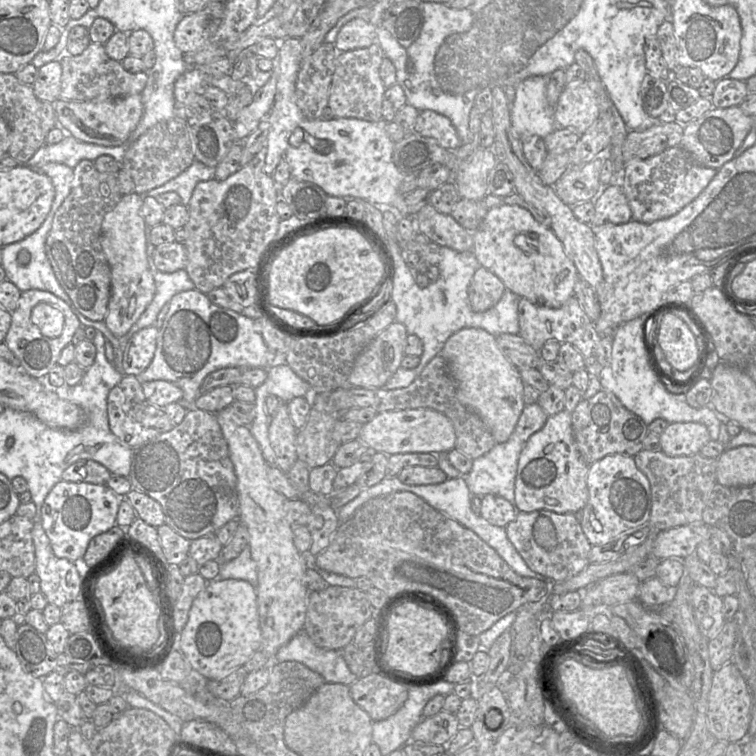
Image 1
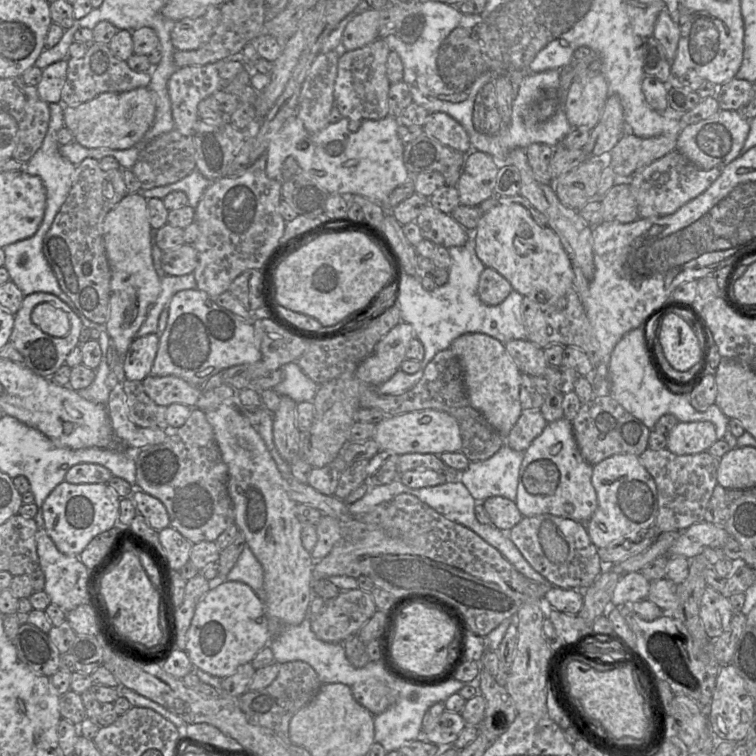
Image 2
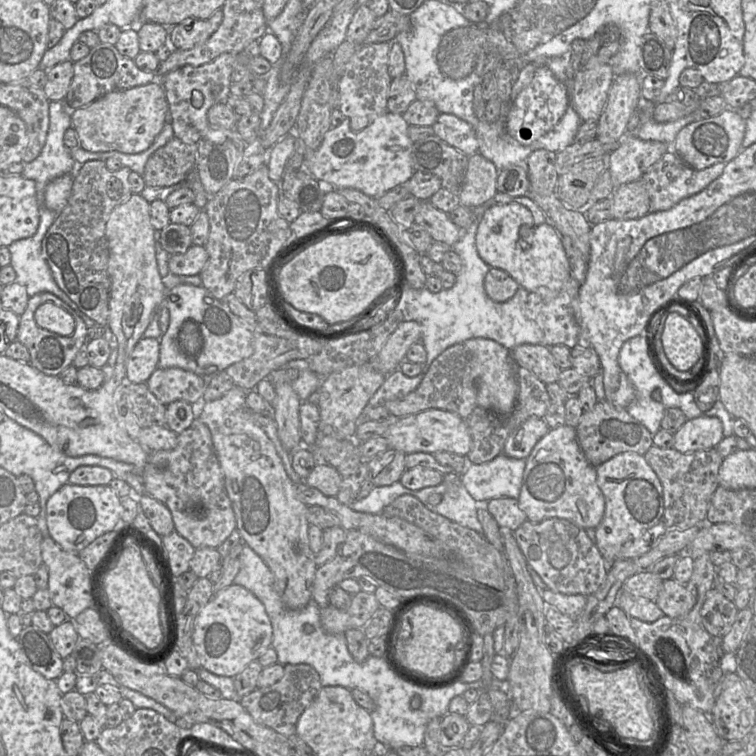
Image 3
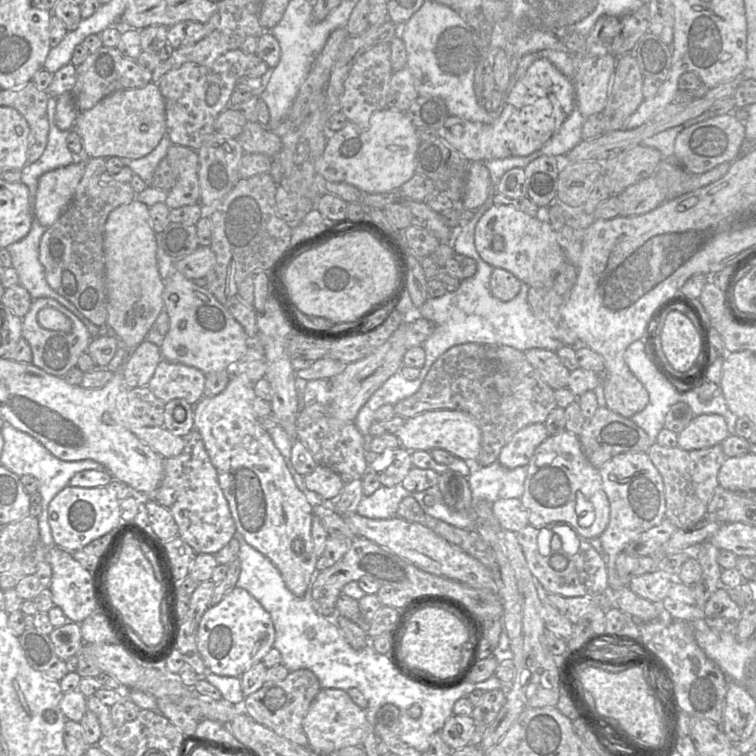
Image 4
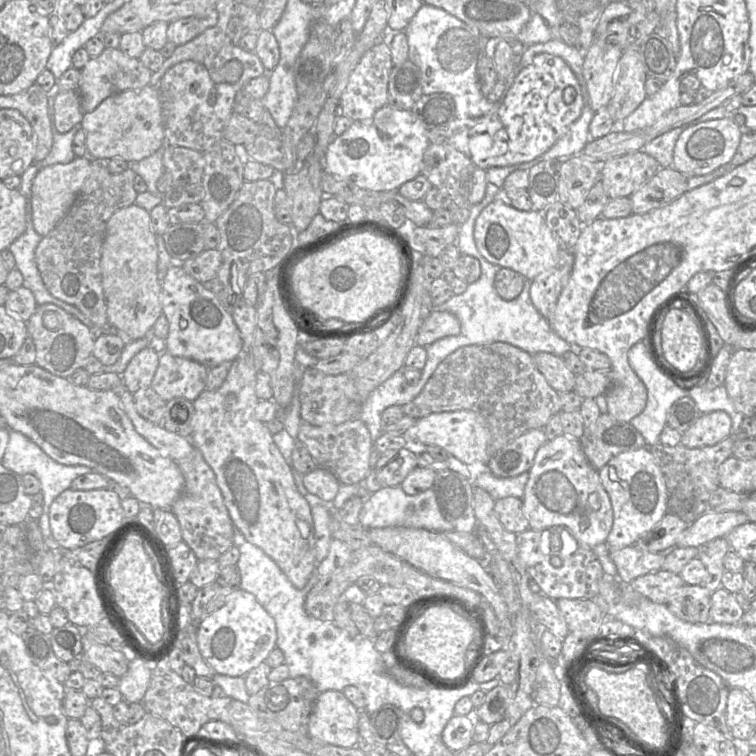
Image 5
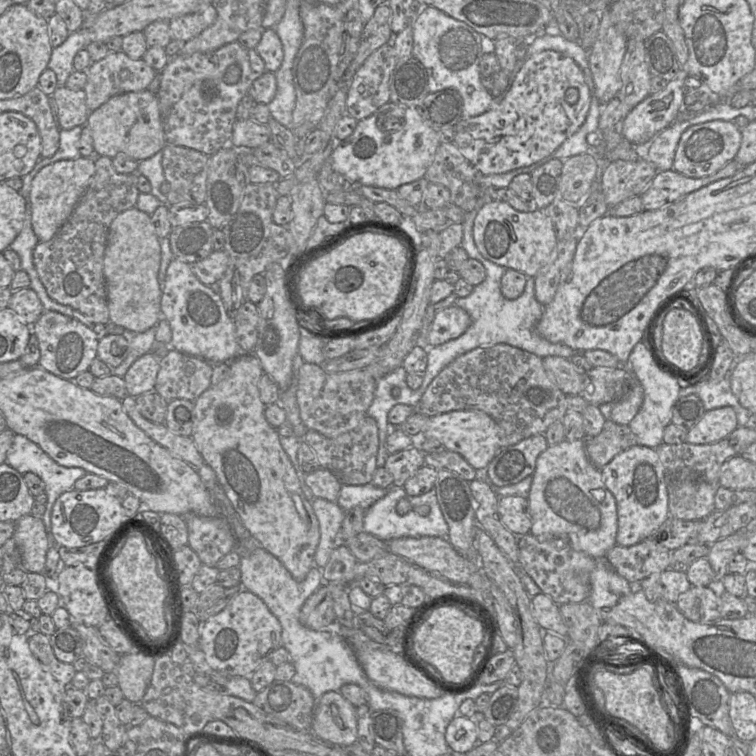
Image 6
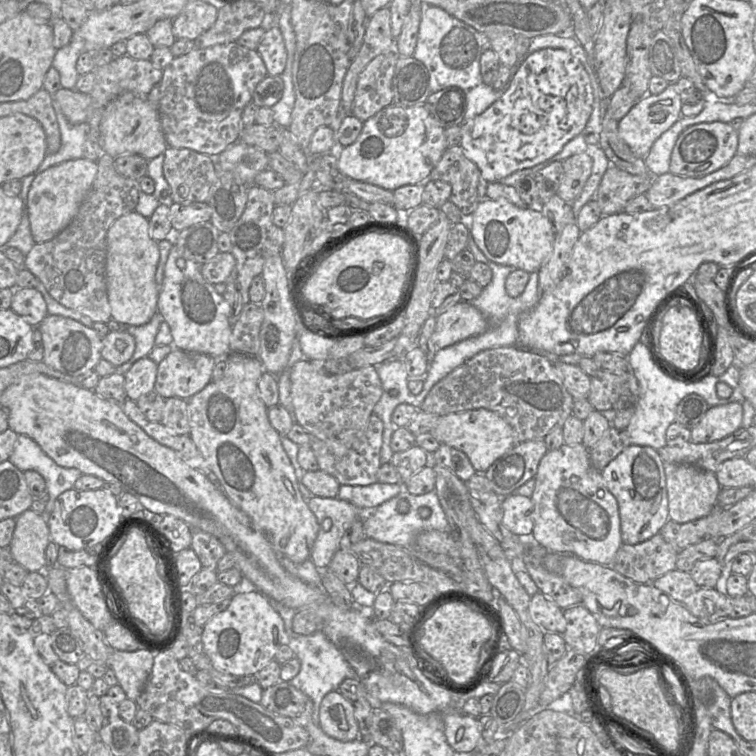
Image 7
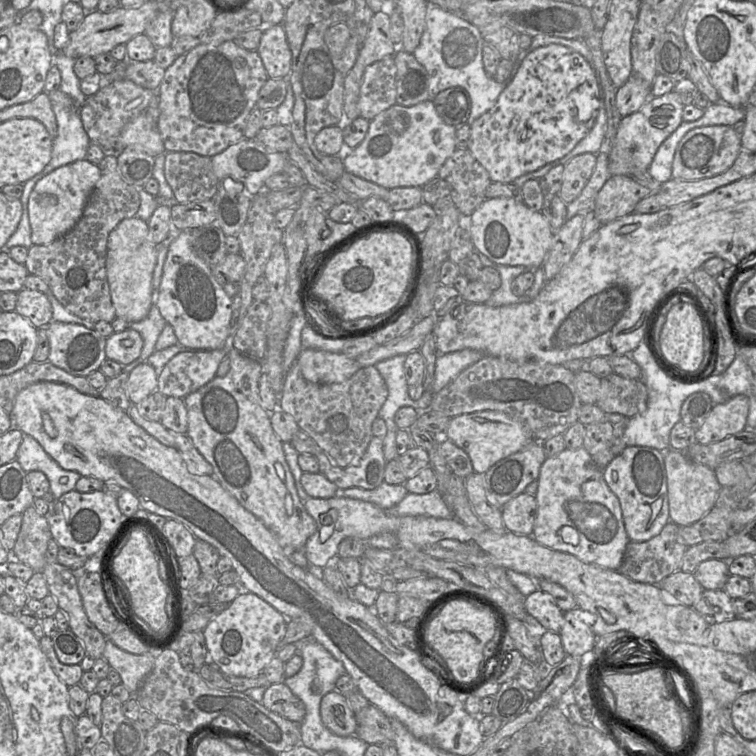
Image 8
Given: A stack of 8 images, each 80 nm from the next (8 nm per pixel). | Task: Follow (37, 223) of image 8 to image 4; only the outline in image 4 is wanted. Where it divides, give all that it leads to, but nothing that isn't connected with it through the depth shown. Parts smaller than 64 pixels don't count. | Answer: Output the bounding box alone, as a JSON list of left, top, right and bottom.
[35,157,85,226]

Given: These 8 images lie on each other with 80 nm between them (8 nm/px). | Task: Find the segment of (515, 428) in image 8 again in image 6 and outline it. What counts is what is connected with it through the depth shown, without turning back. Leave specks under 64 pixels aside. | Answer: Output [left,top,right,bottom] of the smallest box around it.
[421,410,500,470]

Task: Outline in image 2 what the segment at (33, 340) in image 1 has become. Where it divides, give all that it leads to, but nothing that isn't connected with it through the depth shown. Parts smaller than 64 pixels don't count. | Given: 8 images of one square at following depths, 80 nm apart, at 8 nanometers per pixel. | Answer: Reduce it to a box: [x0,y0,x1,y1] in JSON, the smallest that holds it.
[10,292,84,378]

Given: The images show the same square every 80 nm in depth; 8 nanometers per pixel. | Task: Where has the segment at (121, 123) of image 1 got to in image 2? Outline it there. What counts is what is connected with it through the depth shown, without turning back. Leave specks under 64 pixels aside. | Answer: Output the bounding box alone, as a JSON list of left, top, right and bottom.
[64,87,156,150]

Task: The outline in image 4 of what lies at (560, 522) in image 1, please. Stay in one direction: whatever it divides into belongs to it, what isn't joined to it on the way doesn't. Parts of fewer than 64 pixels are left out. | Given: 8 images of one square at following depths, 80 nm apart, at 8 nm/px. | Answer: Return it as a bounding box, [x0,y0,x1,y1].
[516,524,608,597]

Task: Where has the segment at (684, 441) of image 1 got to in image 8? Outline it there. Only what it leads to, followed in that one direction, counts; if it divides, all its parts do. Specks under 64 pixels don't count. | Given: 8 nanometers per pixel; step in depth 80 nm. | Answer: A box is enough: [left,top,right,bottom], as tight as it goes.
[695,394,749,445]

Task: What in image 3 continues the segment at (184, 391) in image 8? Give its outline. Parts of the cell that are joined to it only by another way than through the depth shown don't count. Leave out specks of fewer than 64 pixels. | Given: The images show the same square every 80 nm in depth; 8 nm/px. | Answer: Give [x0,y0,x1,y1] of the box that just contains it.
[146,368,206,406]

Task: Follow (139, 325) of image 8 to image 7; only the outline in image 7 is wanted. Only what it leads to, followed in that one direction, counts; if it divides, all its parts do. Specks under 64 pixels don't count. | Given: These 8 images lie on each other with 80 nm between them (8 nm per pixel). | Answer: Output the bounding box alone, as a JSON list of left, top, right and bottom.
[117,312,163,375]

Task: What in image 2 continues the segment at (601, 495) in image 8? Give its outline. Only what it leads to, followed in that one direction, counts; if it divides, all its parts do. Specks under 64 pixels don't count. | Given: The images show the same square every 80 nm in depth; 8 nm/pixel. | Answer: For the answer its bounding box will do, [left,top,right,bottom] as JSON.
[517,417,598,523]

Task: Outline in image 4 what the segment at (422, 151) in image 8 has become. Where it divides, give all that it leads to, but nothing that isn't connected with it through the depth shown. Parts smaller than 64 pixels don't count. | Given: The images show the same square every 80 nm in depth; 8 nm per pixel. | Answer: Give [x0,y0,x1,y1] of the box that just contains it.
[316,108,421,194]

